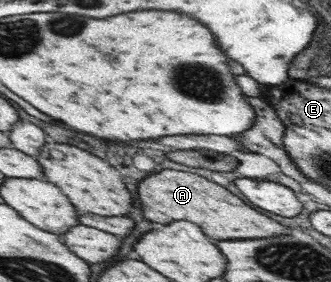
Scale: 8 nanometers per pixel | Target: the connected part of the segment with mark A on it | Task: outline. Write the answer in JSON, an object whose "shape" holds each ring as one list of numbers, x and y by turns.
{"shape":[[164,169,156,175,144,177,138,183,138,201,142,205,142,213,146,219,156,223,172,223,174,221,192,221,208,237,214,237,218,241,226,239,256,239,283,236,291,234,286,226,272,220,254,207,248,207,240,197,228,191,223,186,216,185,212,181,206,181,200,175,184,173,184,171,172,171]]}

